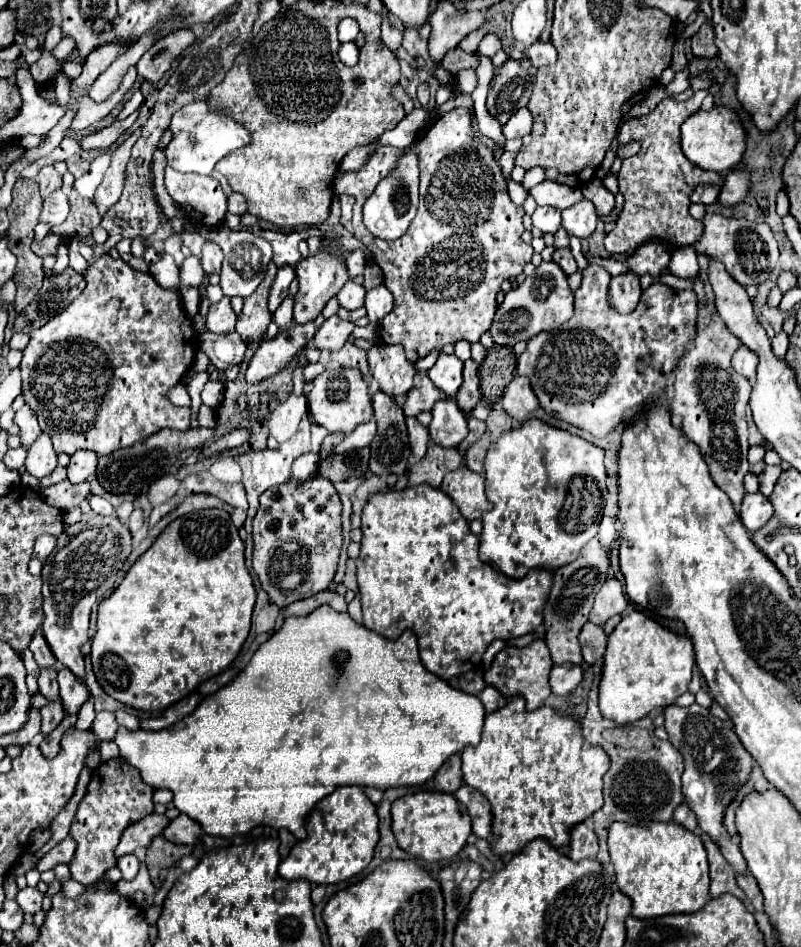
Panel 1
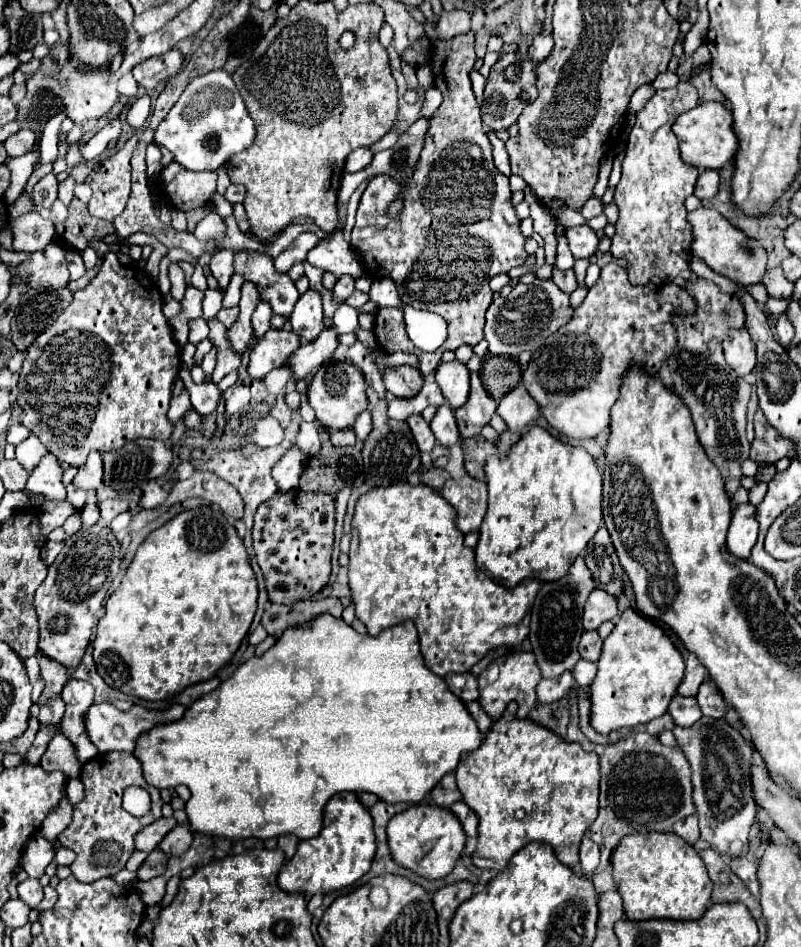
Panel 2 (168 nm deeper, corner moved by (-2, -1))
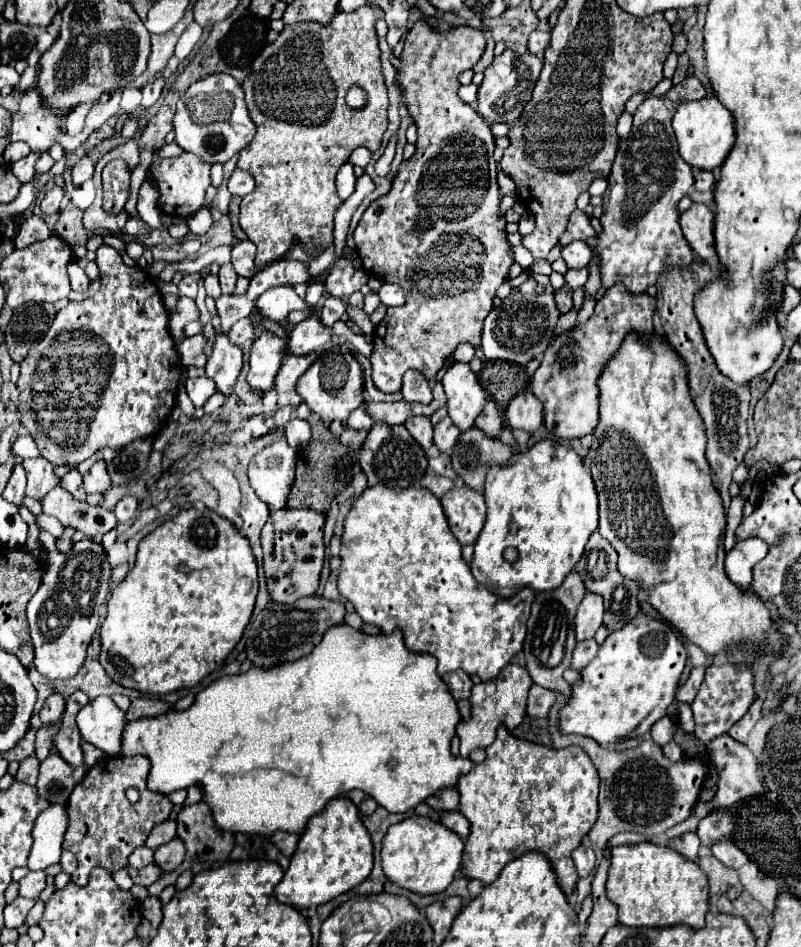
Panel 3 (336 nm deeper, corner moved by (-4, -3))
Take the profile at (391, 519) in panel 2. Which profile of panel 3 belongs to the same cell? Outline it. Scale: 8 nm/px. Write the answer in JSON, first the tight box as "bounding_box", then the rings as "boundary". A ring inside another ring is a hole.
{"bounding_box":[337,487,535,681],"boundary":[[[367,487],[347,513],[341,537],[341,559],[343,565],[337,575],[339,591],[353,603],[363,623],[379,627],[381,633],[393,633],[393,627],[399,627],[409,649],[429,653],[437,659],[439,675],[463,669],[467,675],[477,673],[483,681],[489,681],[523,649],[527,635],[525,623],[535,593],[521,589],[517,595],[503,599],[483,589],[483,585],[477,585],[471,567],[461,557],[461,545],[449,529],[443,507],[429,489]]]}

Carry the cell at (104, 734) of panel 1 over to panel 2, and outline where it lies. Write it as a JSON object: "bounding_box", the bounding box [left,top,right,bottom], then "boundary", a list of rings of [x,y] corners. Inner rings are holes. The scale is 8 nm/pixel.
{"bounding_box":[83,703,185,753],"boundary":[[[93,703],[85,711],[83,721],[85,721],[85,729],[87,729],[89,739],[97,745],[97,749],[101,753],[109,753],[109,751],[133,751],[135,749],[135,739],[137,739],[139,733],[155,727],[161,721],[181,719],[183,717],[183,711],[185,711],[183,705],[173,705],[167,711],[149,711],[145,707],[133,705],[129,711],[119,711],[111,703]]]}

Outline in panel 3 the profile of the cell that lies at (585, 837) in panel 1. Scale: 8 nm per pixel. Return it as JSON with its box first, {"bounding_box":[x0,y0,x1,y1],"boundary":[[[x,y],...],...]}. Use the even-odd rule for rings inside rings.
{"bounding_box":[573,843,595,879],"boundary":[[[583,843],[573,851],[573,861],[575,861],[575,867],[579,871],[579,877],[585,879],[595,869],[595,851],[587,843]]]}

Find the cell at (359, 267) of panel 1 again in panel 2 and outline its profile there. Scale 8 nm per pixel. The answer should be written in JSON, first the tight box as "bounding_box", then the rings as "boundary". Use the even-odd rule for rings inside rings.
{"bounding_box":[333,275,355,303],"boundary":[[[349,275],[339,277],[339,281],[333,287],[333,301],[337,303],[345,303],[345,299],[355,291],[355,279]]]}

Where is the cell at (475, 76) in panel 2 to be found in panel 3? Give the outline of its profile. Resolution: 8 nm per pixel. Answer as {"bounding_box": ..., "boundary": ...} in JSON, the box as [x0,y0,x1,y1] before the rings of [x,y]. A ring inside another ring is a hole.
{"bounding_box":[459,83,477,107],"boundary":[[[469,83],[469,85],[463,85],[461,89],[459,89],[459,97],[463,99],[463,101],[467,101],[471,107],[477,107],[477,85],[475,83]]]}

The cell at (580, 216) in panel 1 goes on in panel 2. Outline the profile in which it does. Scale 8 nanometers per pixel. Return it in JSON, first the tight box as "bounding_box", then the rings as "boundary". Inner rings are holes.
{"bounding_box":[565,225,599,259],"boundary":[[[579,225],[579,227],[569,227],[565,233],[569,241],[569,249],[575,259],[589,259],[591,255],[597,253],[599,237],[589,225]]]}

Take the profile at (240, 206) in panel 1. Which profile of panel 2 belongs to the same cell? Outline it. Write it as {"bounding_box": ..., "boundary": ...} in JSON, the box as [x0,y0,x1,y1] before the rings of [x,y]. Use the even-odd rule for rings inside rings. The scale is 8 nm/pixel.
{"bounding_box":[225,183,245,205],"boundary":[[[231,183],[231,185],[227,187],[227,191],[225,191],[225,199],[227,199],[231,205],[243,203],[243,199],[245,199],[245,187]]]}

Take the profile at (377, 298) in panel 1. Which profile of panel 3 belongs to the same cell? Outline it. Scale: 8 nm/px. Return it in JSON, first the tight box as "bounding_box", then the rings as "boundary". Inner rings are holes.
{"bounding_box":[377,283,405,307],"boundary":[[[383,283],[381,289],[377,291],[381,303],[385,307],[395,307],[395,305],[403,305],[405,303],[405,295],[403,289],[399,285],[391,285],[391,283]]]}

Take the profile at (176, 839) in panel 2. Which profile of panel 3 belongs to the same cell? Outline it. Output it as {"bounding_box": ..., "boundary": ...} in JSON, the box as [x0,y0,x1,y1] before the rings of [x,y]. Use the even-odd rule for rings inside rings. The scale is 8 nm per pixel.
{"bounding_box":[155,837,185,873],"boundary":[[[175,837],[173,841],[161,845],[157,851],[155,851],[155,863],[167,873],[167,871],[173,871],[177,869],[185,859],[185,843]]]}

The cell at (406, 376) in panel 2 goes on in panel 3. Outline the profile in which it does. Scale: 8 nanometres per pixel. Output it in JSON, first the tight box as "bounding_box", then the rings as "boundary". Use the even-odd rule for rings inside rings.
{"bounding_box":[401,369,431,403],"boundary":[[[409,369],[403,377],[401,395],[409,403],[429,403],[431,401],[431,387],[421,373]]]}

